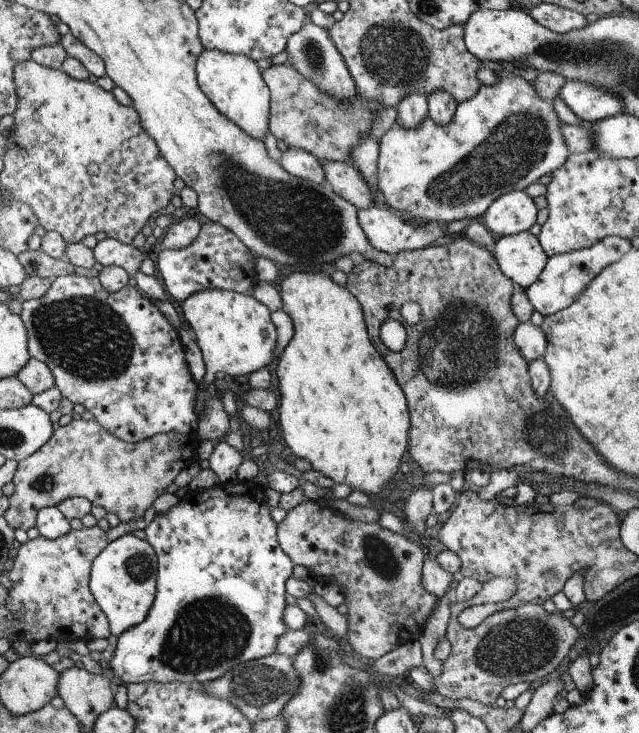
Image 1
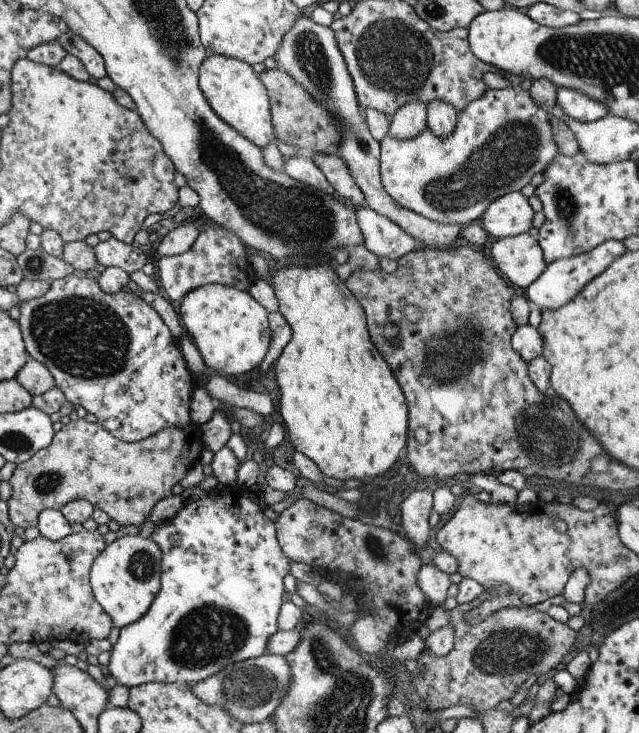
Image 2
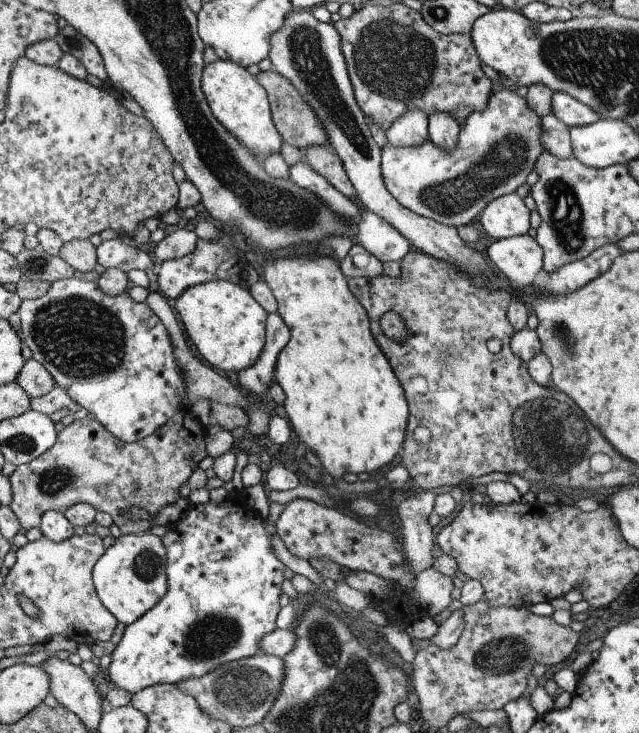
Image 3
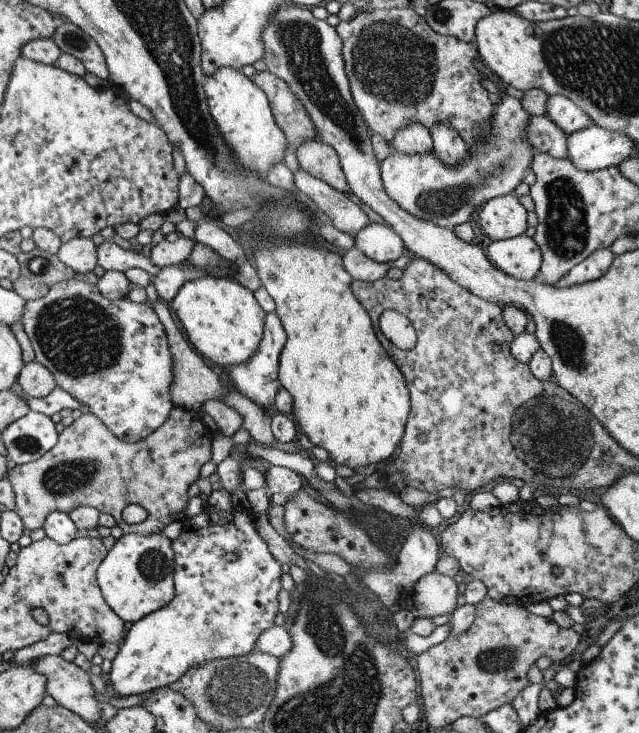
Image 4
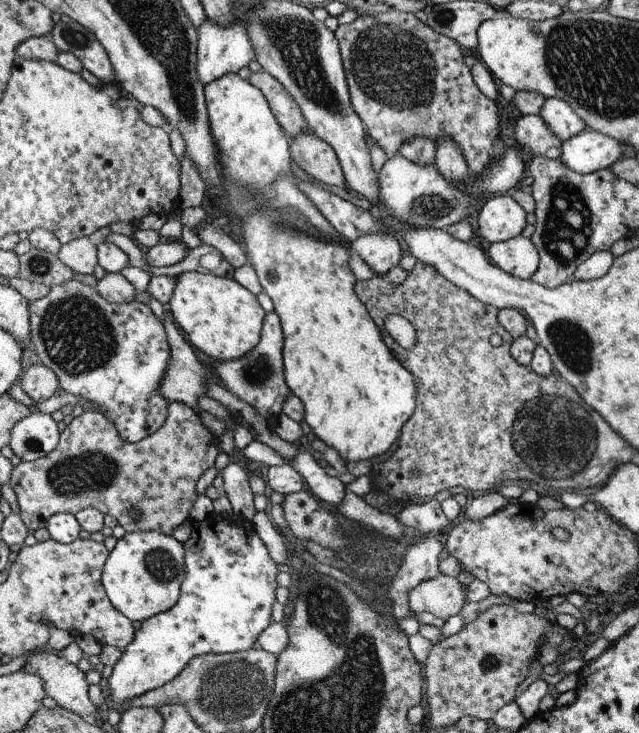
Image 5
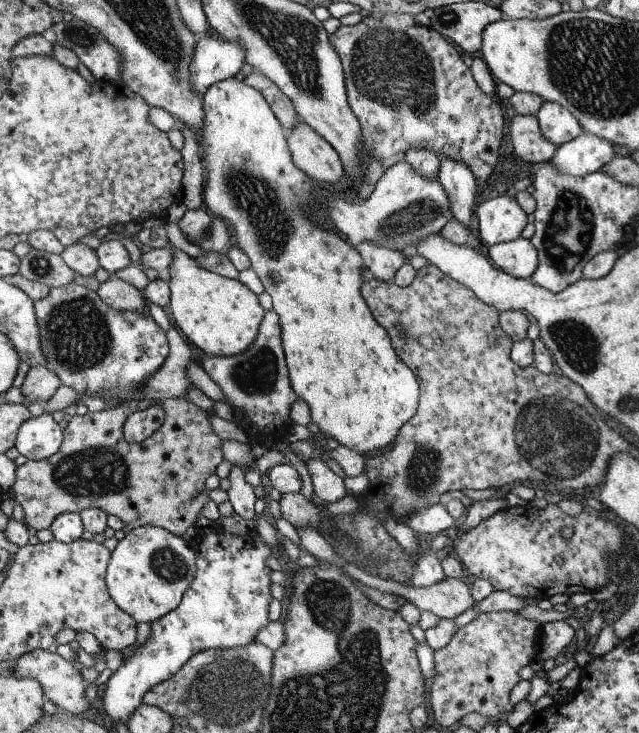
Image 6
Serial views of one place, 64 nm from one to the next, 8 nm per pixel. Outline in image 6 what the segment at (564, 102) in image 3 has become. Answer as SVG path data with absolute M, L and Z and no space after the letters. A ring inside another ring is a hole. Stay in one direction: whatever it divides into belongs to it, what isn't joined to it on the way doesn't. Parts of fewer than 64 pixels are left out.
M543 102L534 117L537 119L540 135L556 147L575 139L583 131L577 119L557 103Z

